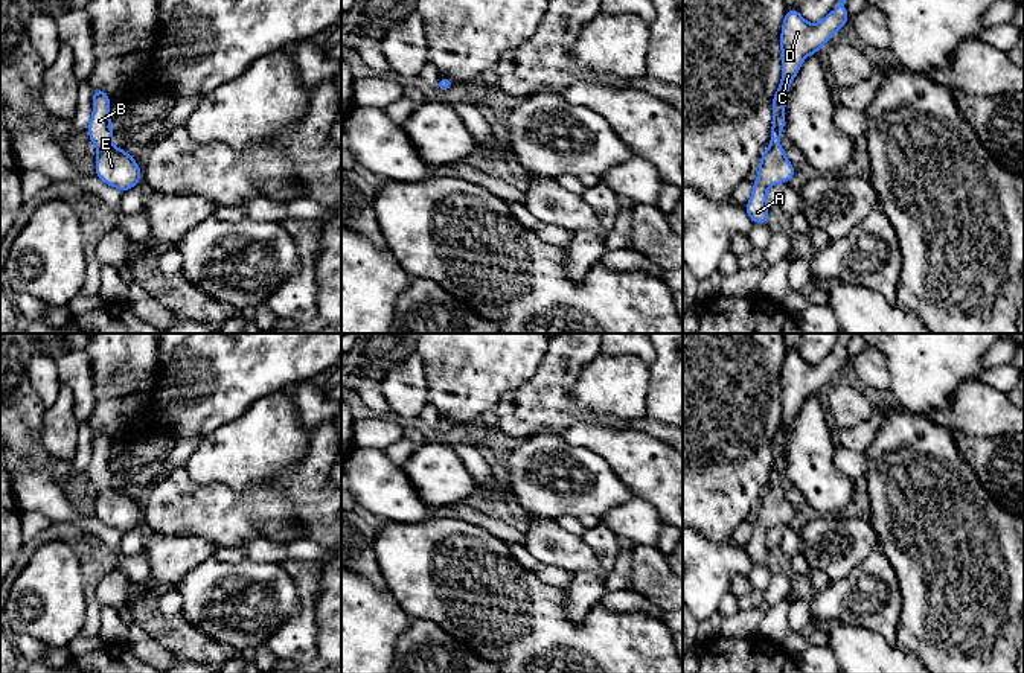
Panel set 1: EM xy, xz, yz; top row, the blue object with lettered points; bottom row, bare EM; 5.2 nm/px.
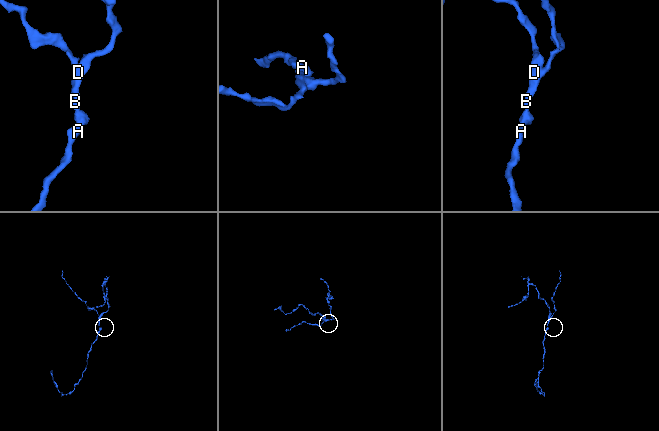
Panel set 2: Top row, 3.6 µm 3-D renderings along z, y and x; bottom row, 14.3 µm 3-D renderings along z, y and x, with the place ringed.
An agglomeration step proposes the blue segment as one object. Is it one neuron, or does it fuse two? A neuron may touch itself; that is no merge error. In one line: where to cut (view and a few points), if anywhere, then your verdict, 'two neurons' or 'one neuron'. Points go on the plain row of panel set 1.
no cut | one neuron

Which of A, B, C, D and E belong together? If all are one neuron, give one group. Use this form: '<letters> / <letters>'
A B C D E

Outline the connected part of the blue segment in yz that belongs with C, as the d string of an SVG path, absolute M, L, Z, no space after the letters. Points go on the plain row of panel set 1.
M844 333L840 346L817 365L805 362L798 349L785 355L780 378L782 423L773 439L771 486L762 495L753 536L745 547L751 563L768 565L766 531L773 525L789 522L795 515L795 509L788 502L785 492L779 486L785 467L785 445L789 425L797 417L803 400L817 394L846 365L849 356L844 343L852 335Z

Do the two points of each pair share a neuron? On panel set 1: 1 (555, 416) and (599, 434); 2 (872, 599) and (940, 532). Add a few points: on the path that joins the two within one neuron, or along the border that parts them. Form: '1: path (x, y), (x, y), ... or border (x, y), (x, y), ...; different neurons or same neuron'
1: border (608, 427), (573, 422), (558, 434); different neurons
2: border (880, 545), (896, 576), (901, 609); different neurons

